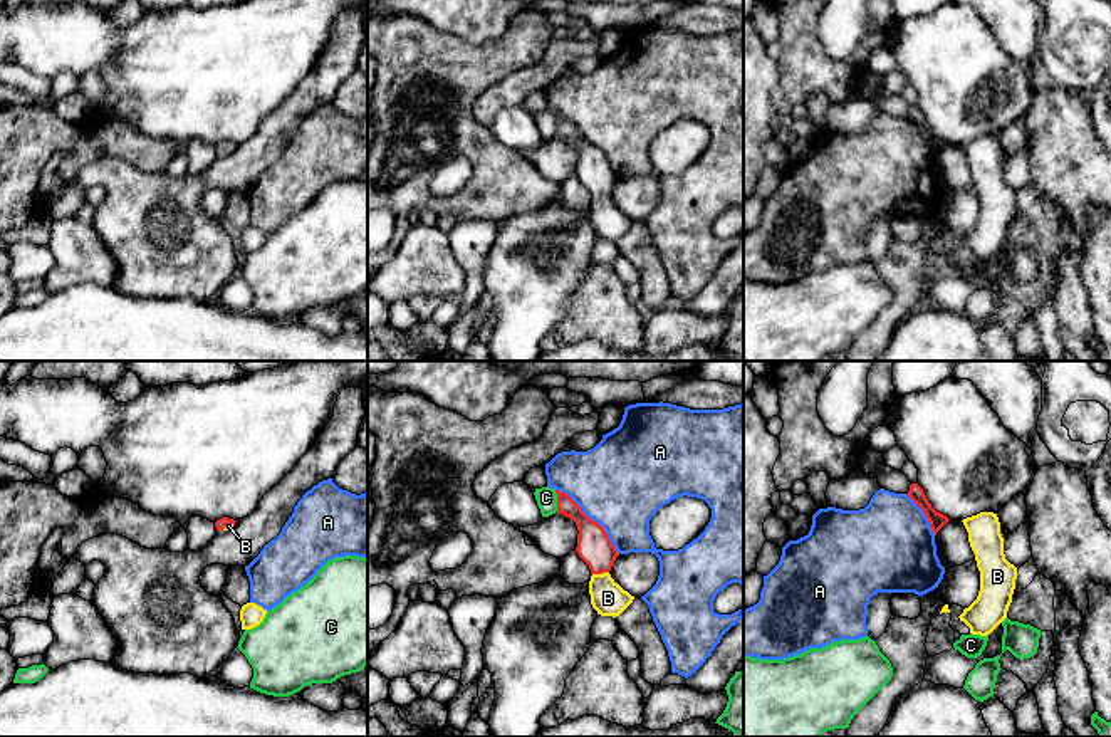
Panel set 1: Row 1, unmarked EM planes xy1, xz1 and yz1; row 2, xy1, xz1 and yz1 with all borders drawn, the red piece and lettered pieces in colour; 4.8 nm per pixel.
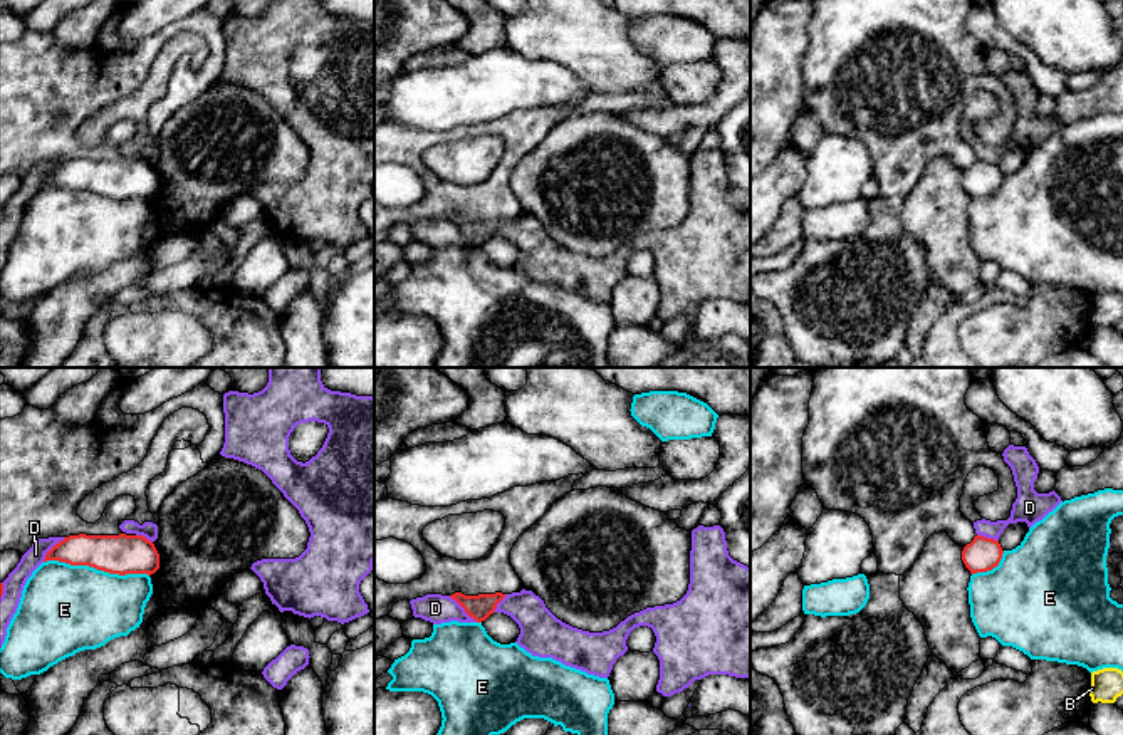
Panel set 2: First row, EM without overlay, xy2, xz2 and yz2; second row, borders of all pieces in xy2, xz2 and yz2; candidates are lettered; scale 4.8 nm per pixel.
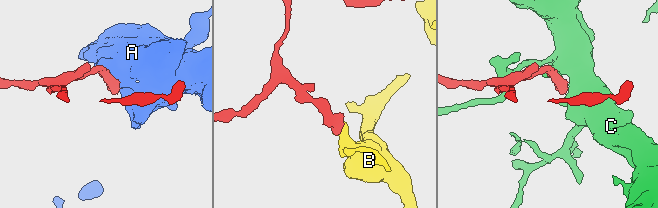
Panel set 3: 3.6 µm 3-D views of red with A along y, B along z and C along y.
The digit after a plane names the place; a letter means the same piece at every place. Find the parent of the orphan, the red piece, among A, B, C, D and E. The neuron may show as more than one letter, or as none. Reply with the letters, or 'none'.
B

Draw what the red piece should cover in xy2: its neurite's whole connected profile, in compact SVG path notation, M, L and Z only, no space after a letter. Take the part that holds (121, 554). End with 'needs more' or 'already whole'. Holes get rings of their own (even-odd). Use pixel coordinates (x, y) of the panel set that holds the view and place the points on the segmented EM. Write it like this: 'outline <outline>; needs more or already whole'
outline M69 535L55 544L44 562L59 560L71 566L89 566L109 574L154 574L159 554L143 535Z; already whole

